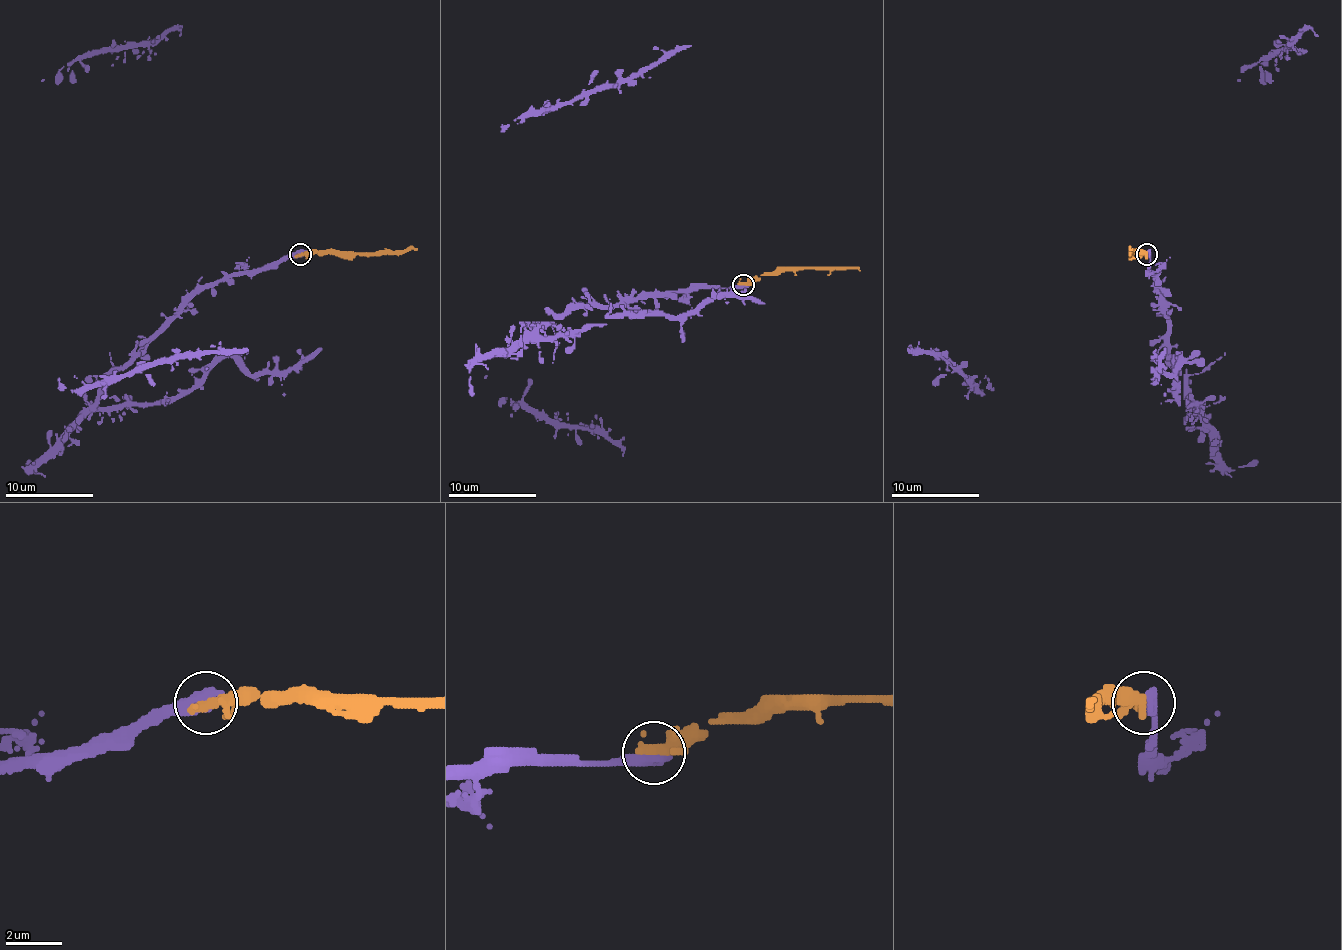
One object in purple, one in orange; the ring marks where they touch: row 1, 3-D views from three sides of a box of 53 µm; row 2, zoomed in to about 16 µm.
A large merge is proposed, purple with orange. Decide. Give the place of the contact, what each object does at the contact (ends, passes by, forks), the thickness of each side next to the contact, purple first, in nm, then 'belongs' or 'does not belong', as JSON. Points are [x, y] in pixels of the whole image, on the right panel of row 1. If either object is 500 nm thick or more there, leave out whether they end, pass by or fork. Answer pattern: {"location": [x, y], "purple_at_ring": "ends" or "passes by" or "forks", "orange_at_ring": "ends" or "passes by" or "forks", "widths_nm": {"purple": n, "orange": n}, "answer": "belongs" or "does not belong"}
{"location": [1147, 254], "widths_nm": {"purple": 550, "orange": 360}, "answer": "belongs"}

